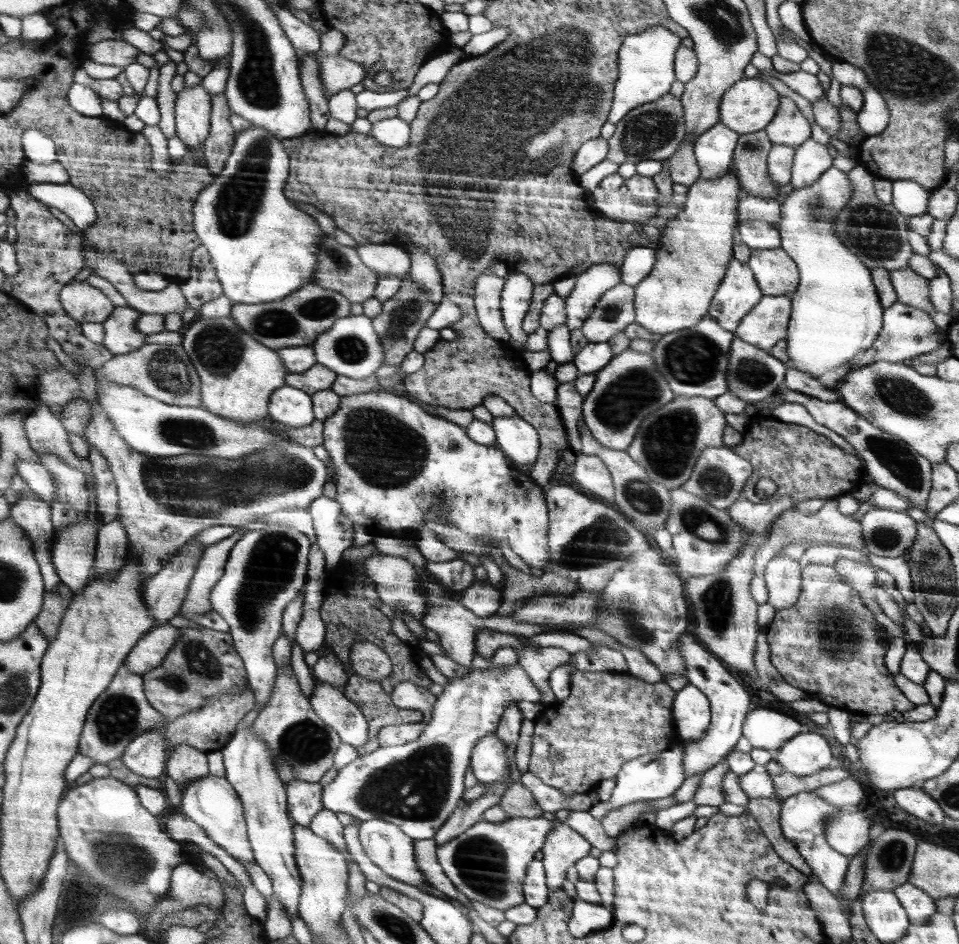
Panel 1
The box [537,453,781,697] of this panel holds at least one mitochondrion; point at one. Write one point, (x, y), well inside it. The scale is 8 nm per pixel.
(607, 539)

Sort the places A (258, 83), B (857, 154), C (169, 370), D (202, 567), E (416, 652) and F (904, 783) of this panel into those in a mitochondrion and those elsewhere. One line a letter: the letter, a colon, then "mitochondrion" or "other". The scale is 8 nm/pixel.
A: mitochondrion
B: other
C: mitochondrion
D: other
E: other
F: other

